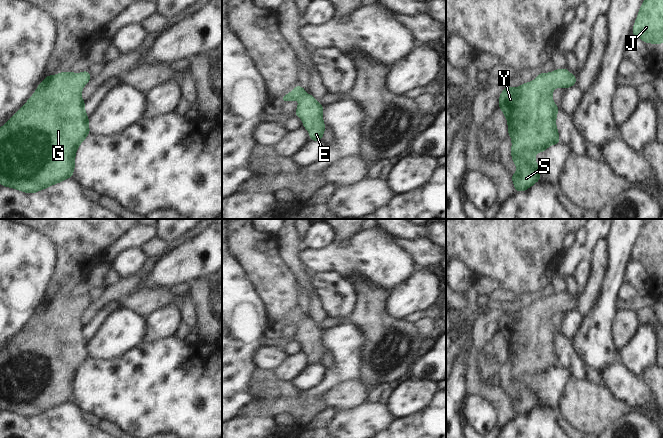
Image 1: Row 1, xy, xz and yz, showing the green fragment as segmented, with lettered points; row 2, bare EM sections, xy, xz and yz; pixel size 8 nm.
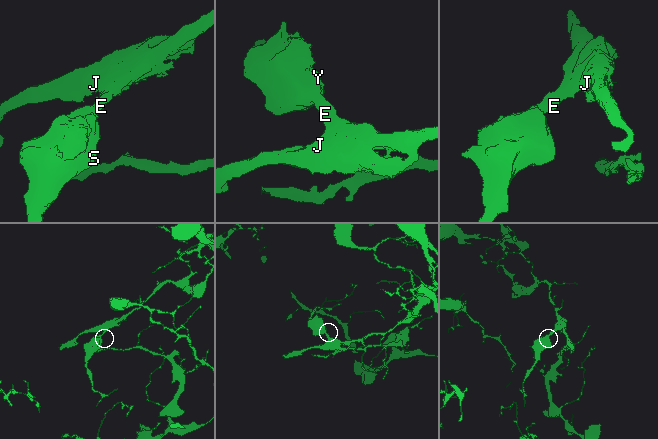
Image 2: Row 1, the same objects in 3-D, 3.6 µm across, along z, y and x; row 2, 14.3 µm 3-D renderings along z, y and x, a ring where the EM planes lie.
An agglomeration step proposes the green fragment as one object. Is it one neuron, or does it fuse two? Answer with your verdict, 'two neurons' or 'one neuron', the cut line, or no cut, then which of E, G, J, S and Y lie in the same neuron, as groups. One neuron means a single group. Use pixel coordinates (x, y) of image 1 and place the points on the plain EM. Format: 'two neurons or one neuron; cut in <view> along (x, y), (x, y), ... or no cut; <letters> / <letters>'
one neuron; no cut; E G J S Y

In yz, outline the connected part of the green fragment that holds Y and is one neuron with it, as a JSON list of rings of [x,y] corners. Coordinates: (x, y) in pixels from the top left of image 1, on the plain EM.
[[[567,292],[556,293],[551,297],[540,297],[536,303],[523,307],[520,311],[505,311],[499,321],[499,332],[508,346],[508,359],[511,360],[511,380],[517,391],[517,396],[511,398],[515,415],[525,415],[540,404],[540,394],[534,380],[560,366],[556,351],[556,341],[560,331],[552,323],[556,311],[567,313],[575,309],[577,304]]]

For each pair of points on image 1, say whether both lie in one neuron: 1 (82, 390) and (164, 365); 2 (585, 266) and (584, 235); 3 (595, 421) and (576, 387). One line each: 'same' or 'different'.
1: same
2: different
3: same

